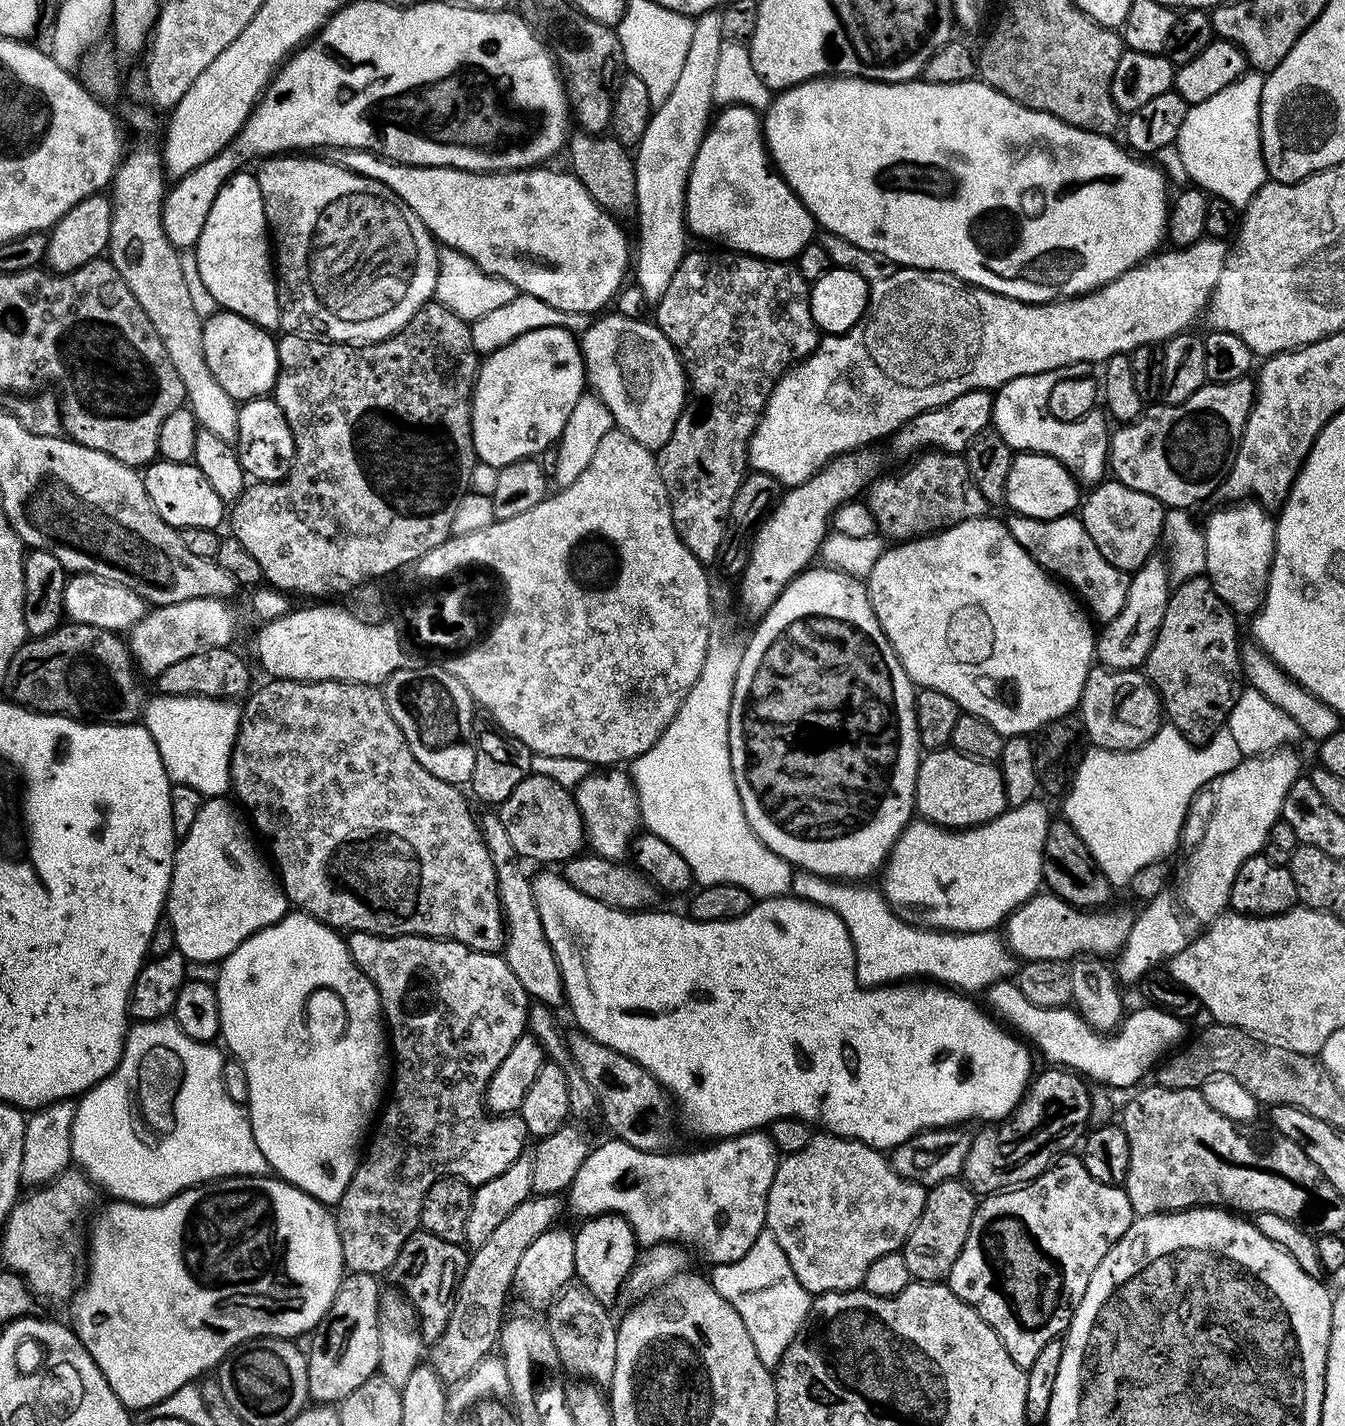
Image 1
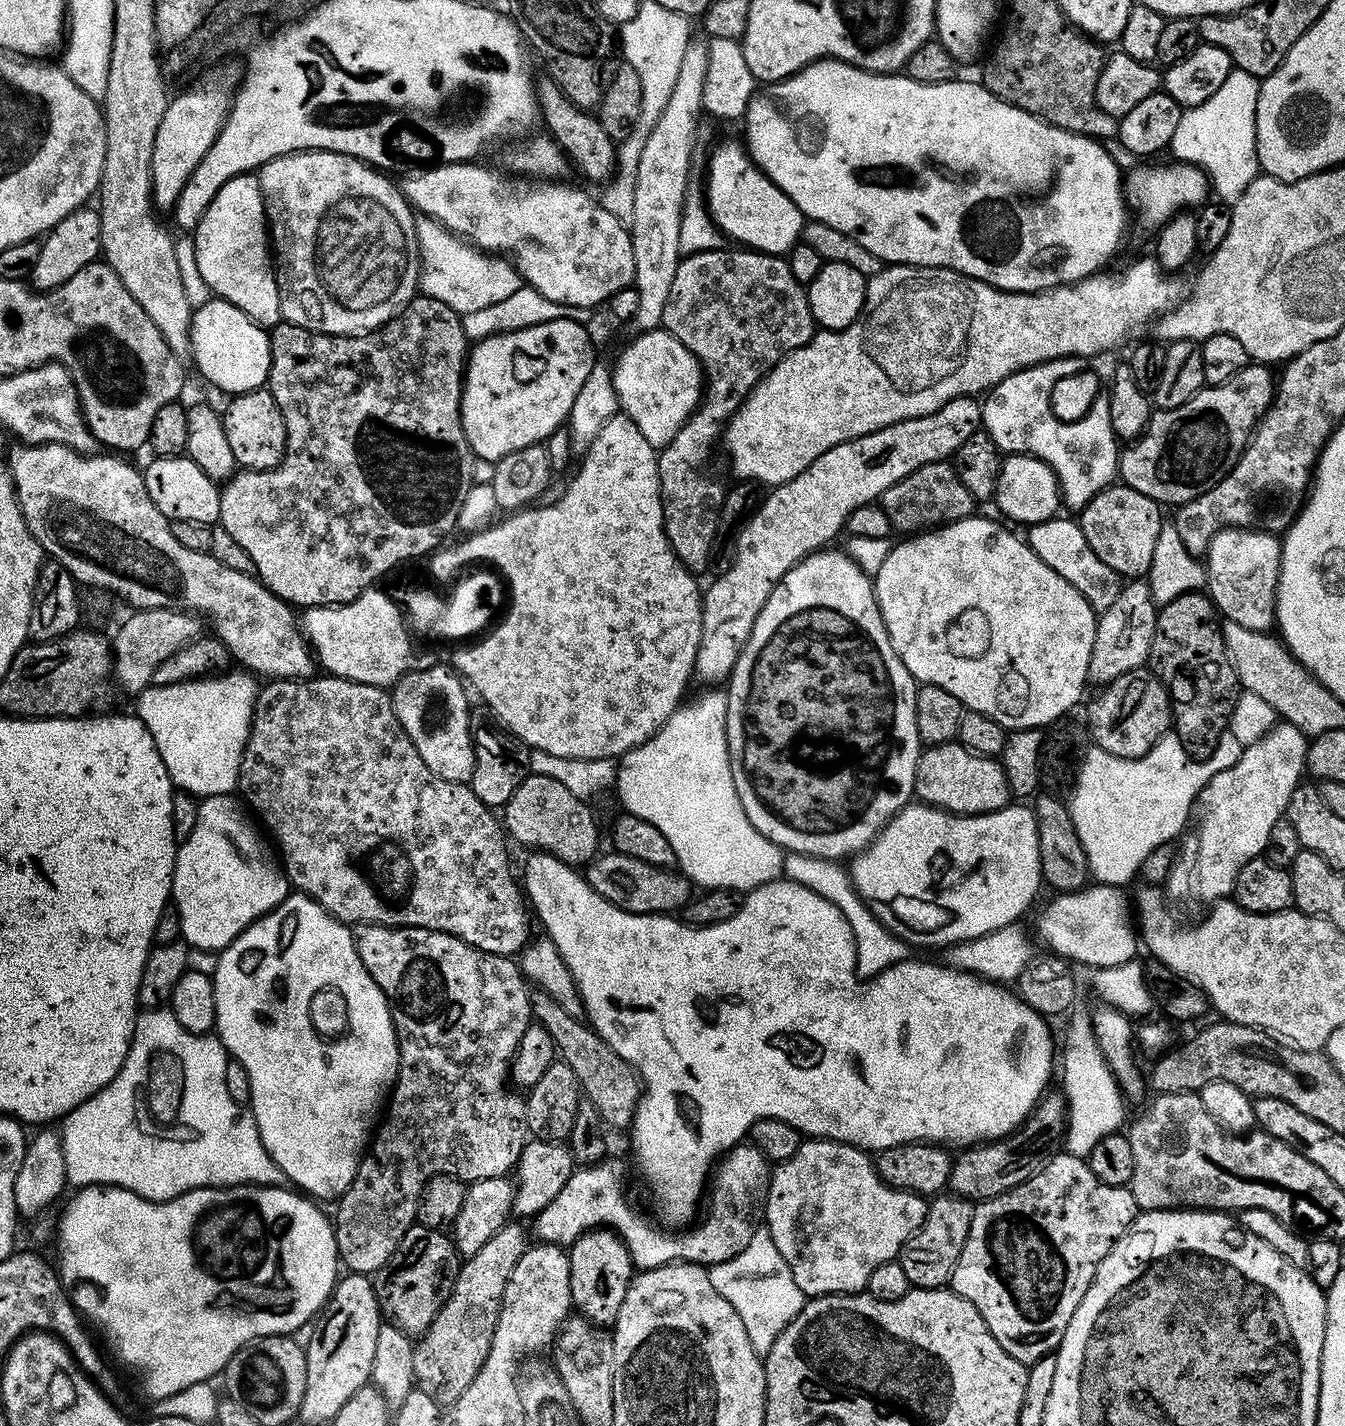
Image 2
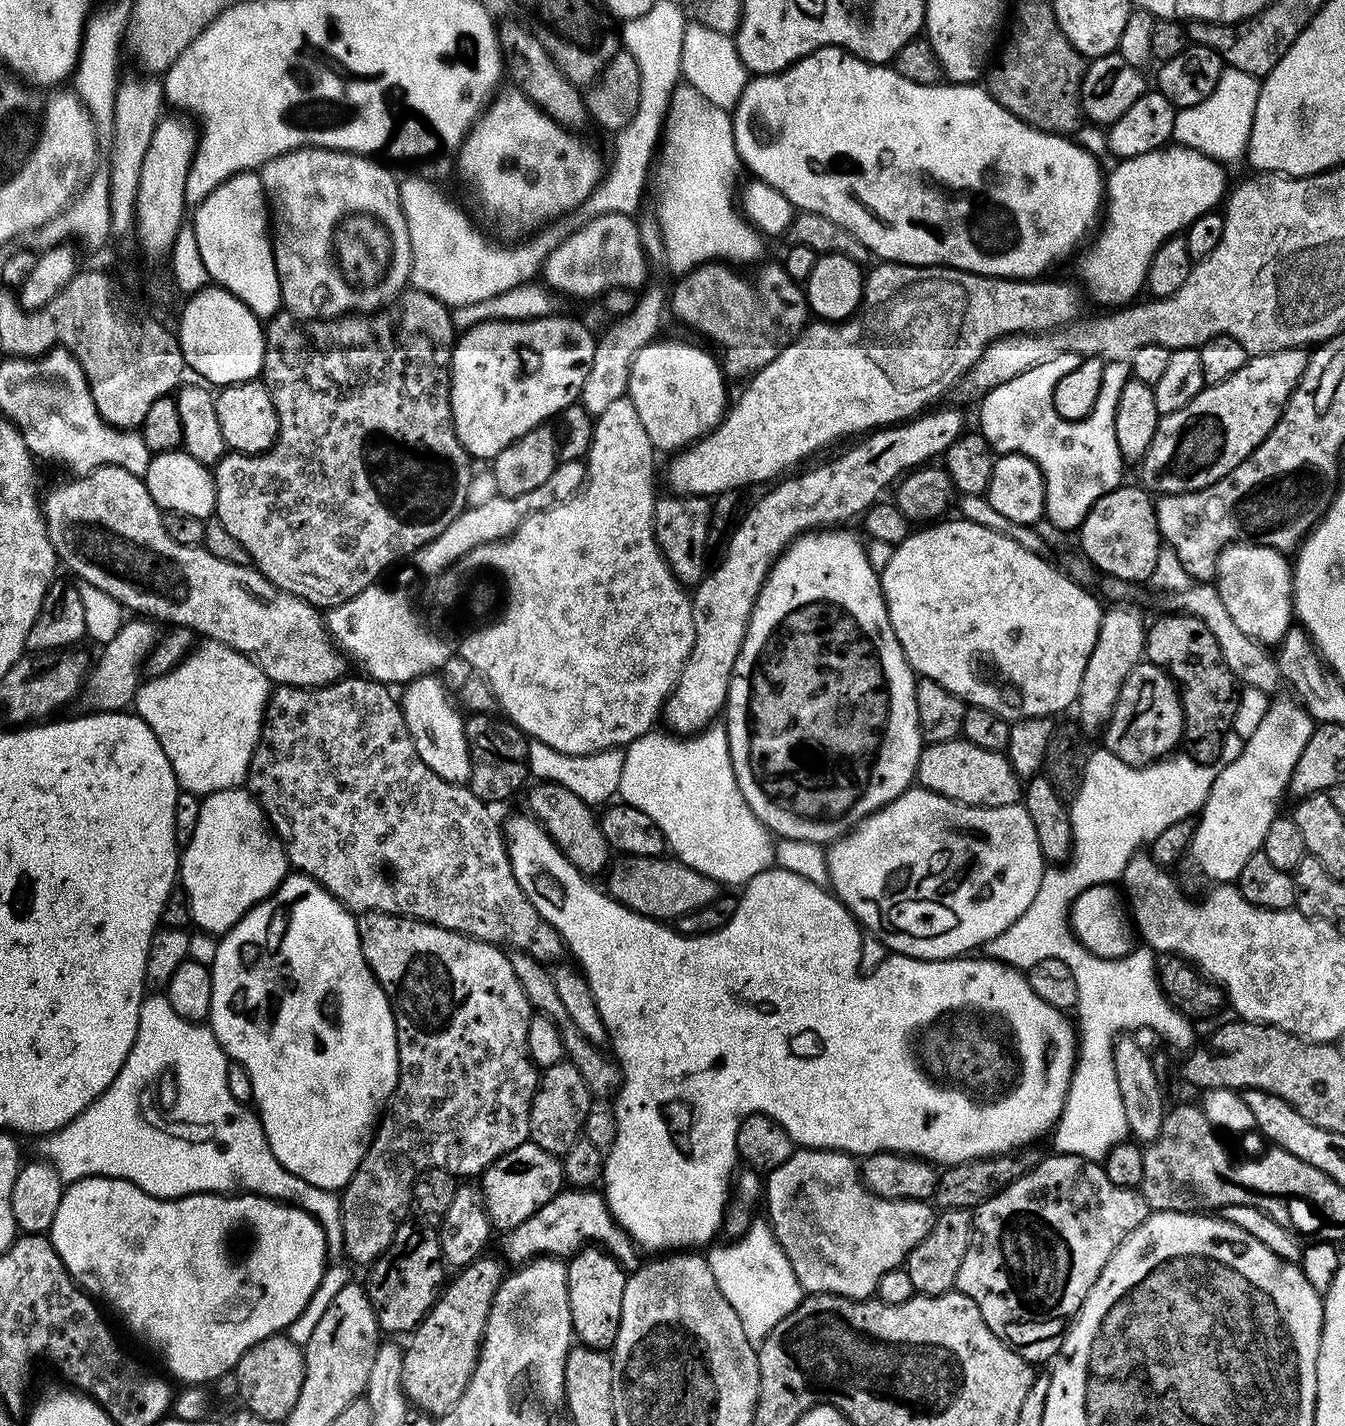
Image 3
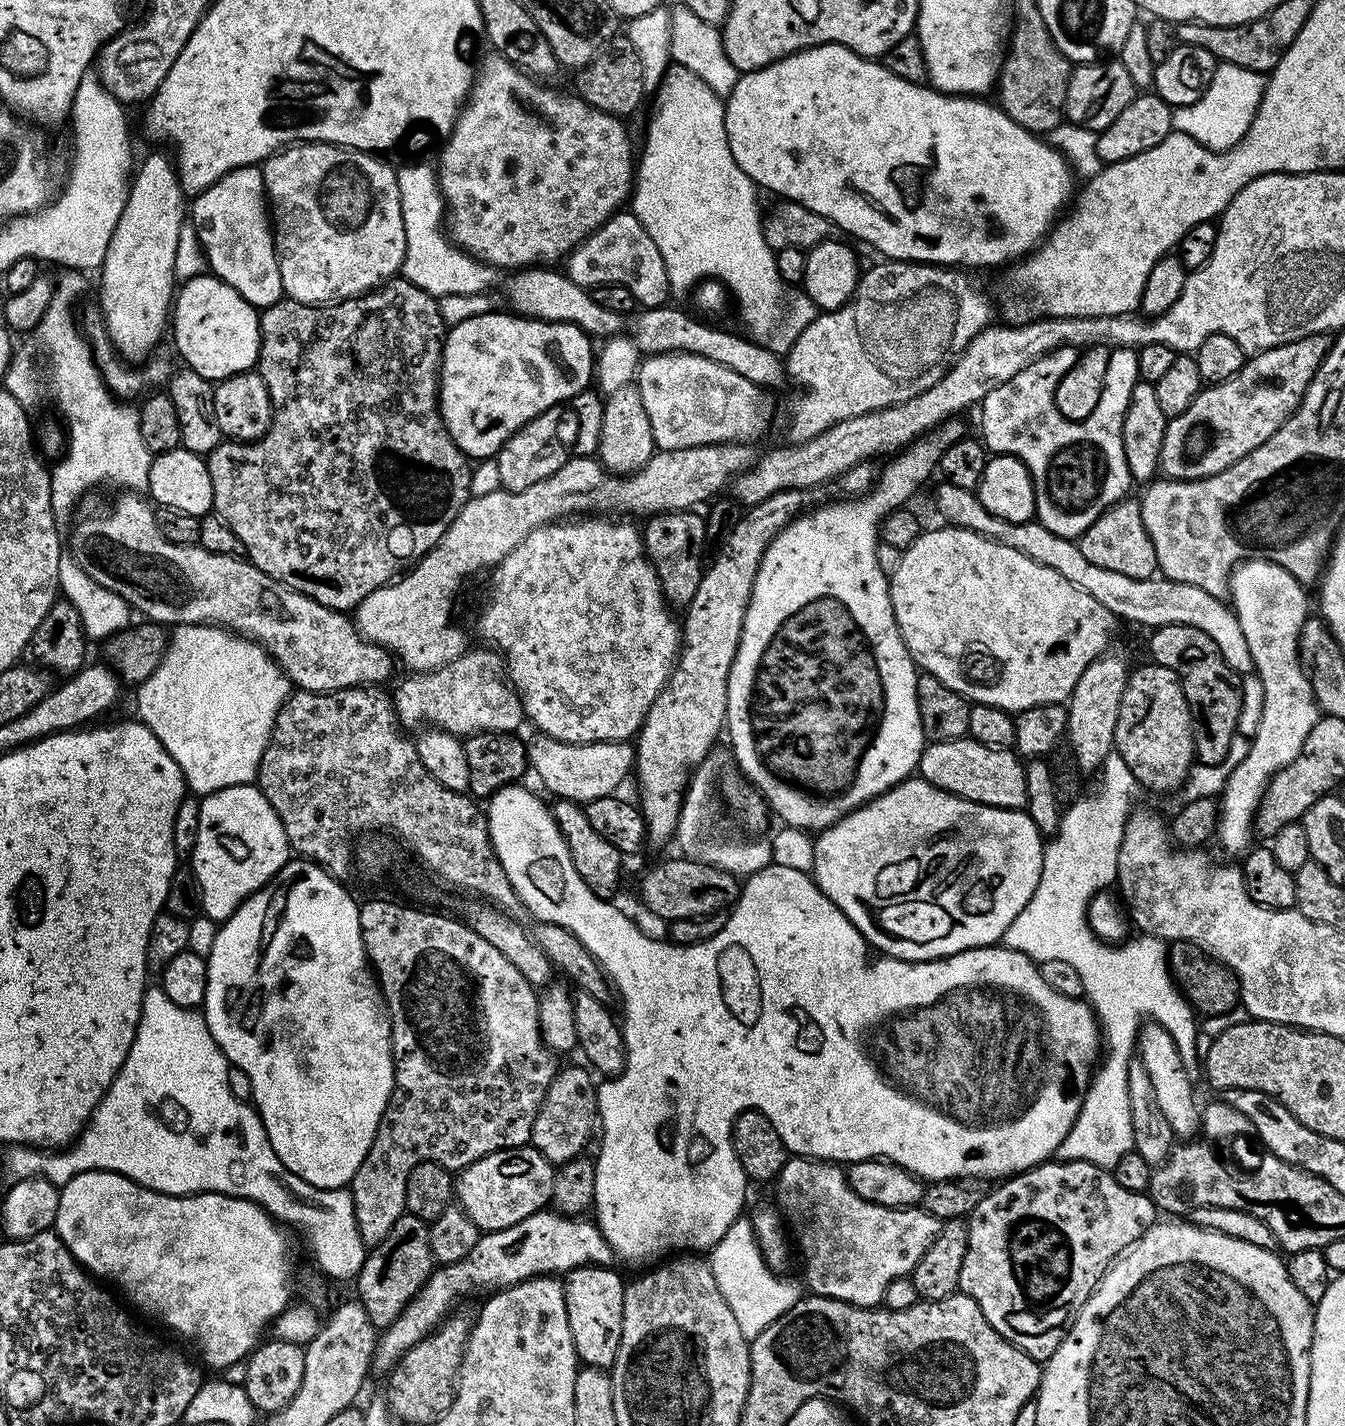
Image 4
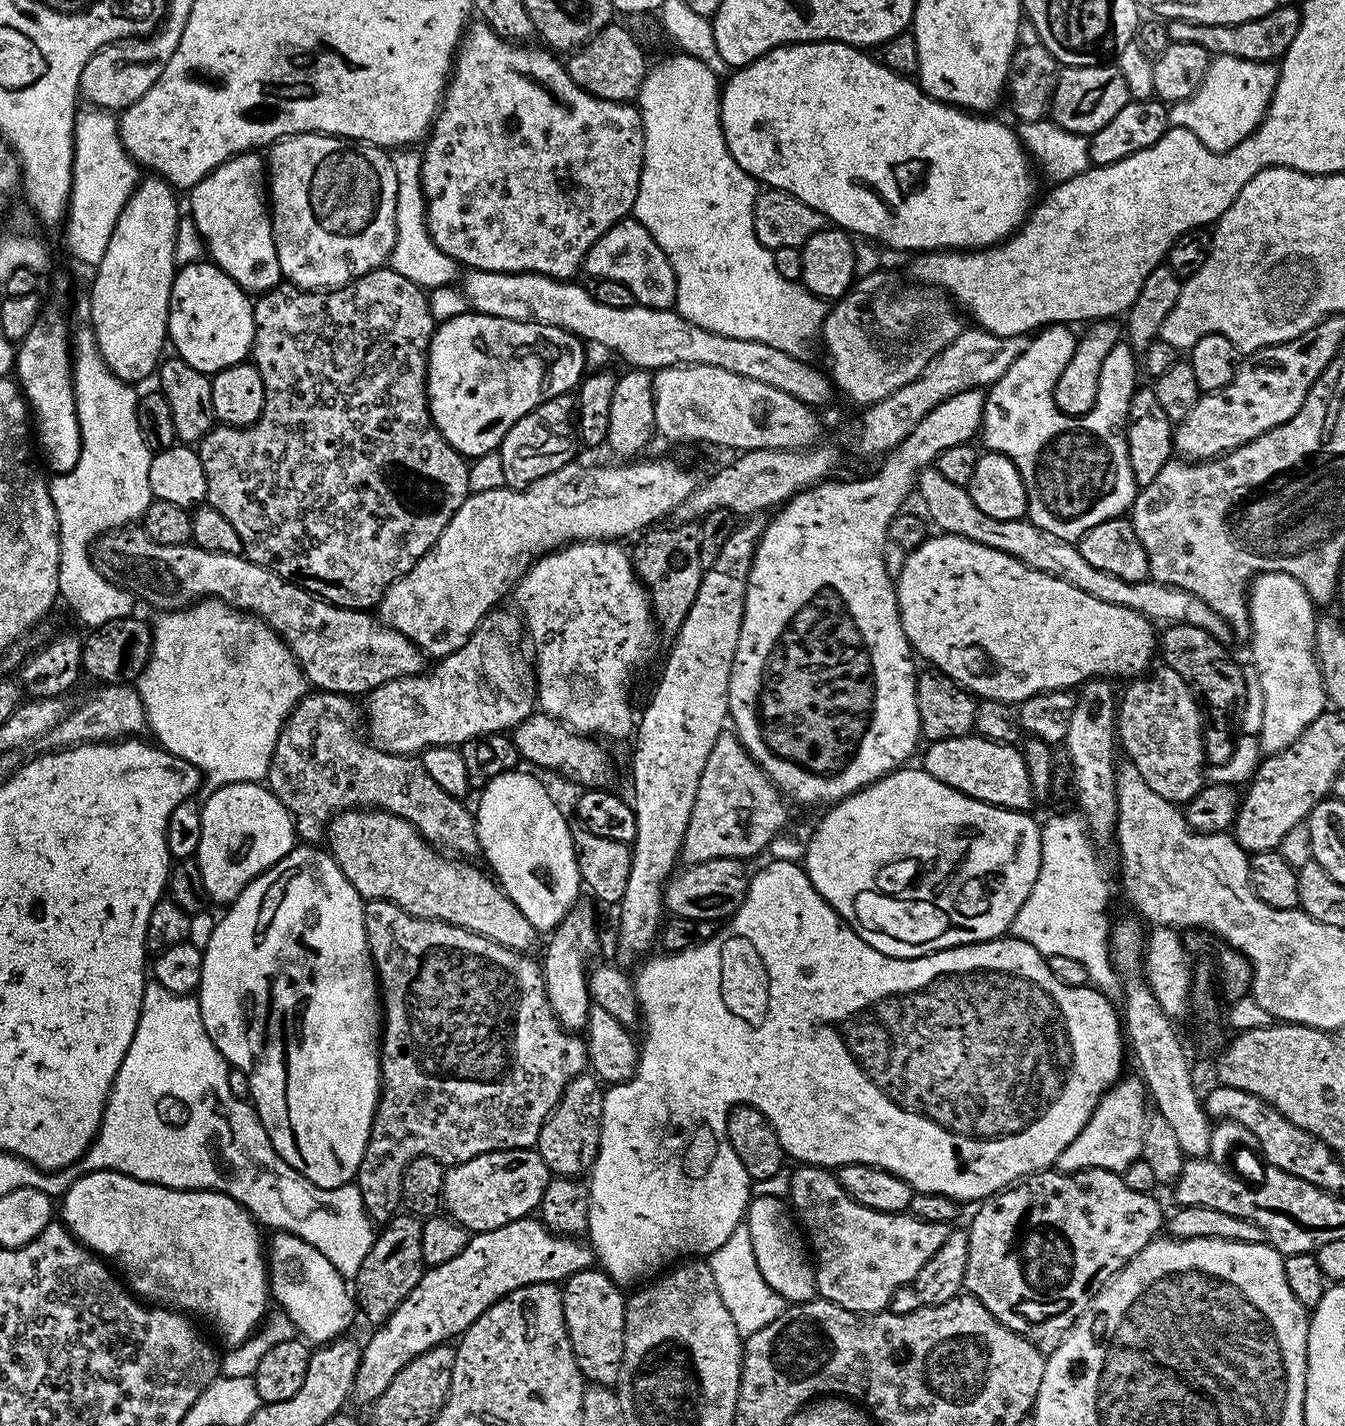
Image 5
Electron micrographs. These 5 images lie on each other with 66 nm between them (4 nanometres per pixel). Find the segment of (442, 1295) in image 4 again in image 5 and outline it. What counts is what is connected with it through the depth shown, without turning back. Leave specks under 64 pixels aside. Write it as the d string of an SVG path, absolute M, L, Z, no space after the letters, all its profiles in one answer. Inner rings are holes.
M536 1218L506 1222L506 1226L498 1226L498 1230L469 1235L466 1250L462 1250L462 1254L457 1254L450 1262L442 1262L442 1266L425 1270L418 1286L414 1286L410 1294L406 1294L398 1310L394 1310L394 1314L390 1314L388 1321L373 1331L376 1333L368 1341L363 1341L356 1371L354 1400L365 1406L375 1404L382 1390L386 1390L386 1386L394 1382L394 1374L398 1374L398 1370L402 1370L406 1362L412 1362L426 1349L438 1346L452 1338L448 1336L459 1337L491 1304L498 1302L506 1294L531 1284L563 1282L574 1273L593 1267L593 1264L594 1253L583 1239L555 1235Z

